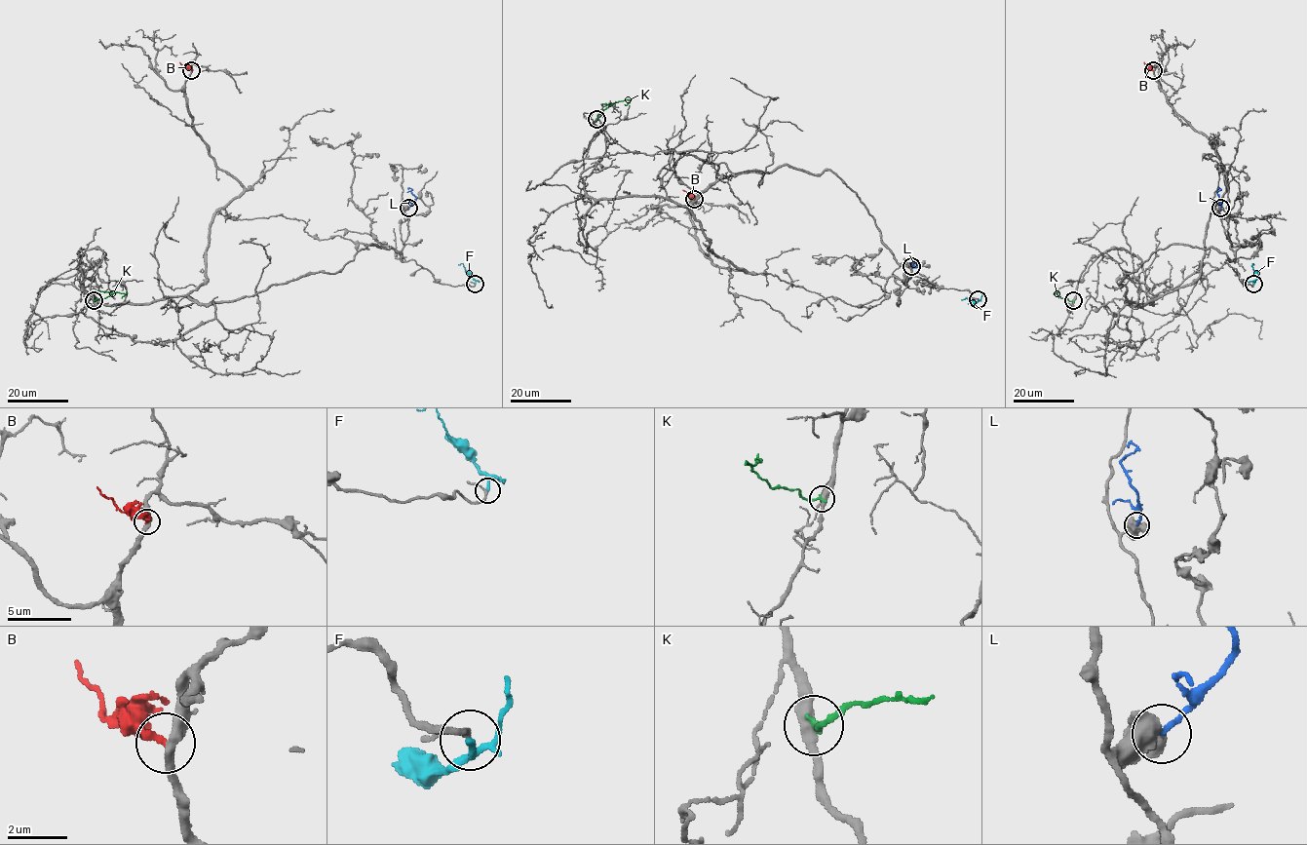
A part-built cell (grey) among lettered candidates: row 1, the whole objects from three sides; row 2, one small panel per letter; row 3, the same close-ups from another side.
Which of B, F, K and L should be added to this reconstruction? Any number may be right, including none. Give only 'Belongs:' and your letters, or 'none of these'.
Belongs: F

